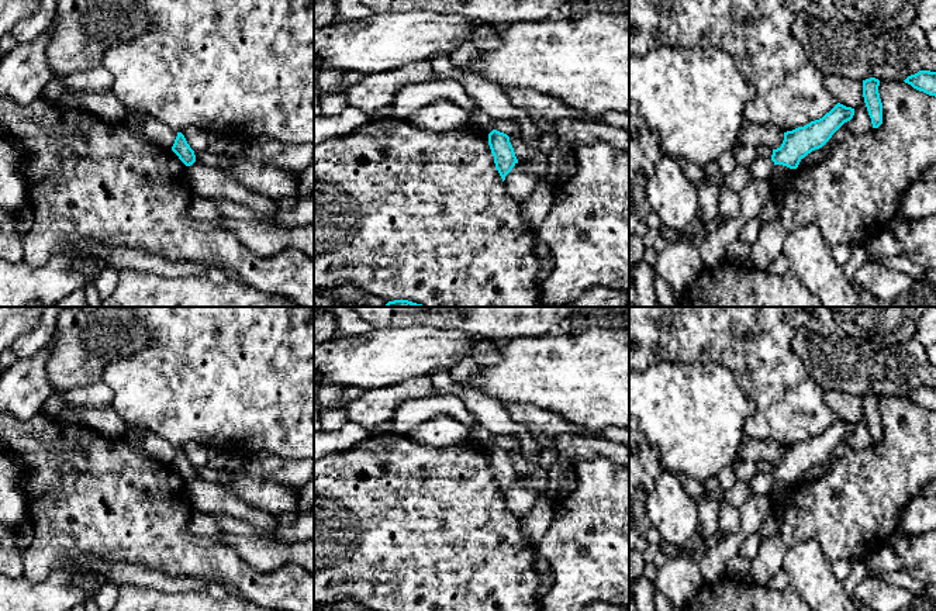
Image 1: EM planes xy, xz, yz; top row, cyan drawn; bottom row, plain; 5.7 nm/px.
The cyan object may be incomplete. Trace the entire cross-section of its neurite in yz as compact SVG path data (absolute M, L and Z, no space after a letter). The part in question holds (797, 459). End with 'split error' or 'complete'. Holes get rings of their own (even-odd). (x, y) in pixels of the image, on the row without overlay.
M837 418L822 434L784 448L784 456L780 463L773 465L771 476L774 480L797 484L802 473L822 463L853 431L854 424Z; complete

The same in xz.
M493 445L488 449L488 460L494 472L495 484L504 497L505 491L518 479L510 452L504 448Z; complete

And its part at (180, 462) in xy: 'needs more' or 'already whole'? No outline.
already whole

